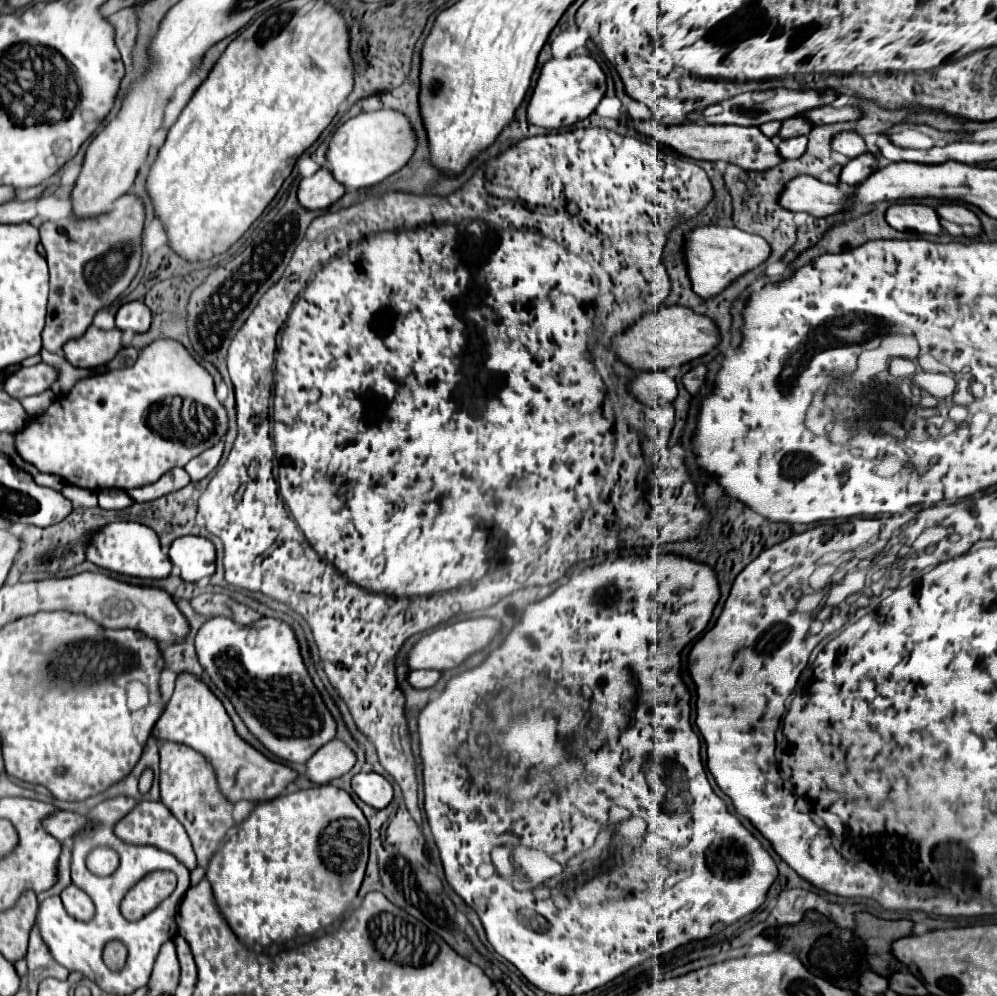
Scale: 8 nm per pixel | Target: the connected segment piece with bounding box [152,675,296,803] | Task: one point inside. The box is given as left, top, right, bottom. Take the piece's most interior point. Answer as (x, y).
(194, 716)

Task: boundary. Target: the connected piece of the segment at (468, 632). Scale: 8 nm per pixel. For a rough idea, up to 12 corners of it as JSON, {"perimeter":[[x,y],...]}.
{"perimeter":[[462,619],[420,637],[408,669],[446,671],[484,649],[500,623]]}

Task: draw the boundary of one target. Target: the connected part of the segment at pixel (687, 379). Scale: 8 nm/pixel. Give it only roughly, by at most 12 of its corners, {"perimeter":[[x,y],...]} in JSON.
{"perimeter":[[692,367],[682,375],[682,385],[690,395],[702,387],[706,367]]}

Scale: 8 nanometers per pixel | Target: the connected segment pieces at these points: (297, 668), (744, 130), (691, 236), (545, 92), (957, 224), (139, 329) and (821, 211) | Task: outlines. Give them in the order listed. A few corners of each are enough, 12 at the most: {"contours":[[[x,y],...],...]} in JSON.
{"contours":[[[224,617],[196,655],[248,731],[306,763],[336,723],[294,631]],[[632,121],[702,161],[766,171],[784,159],[758,127]],[[706,223],[684,237],[692,291],[718,295],[770,255],[736,227]],[[590,55],[544,63],[528,121],[544,129],[594,113],[606,75]],[[964,205],[936,207],[940,225],[954,237],[980,233],[978,217]],[[140,301],[124,303],[116,327],[134,333],[150,329],[150,309]],[[800,175],[784,185],[786,211],[826,217],[850,205],[832,183]]]}

